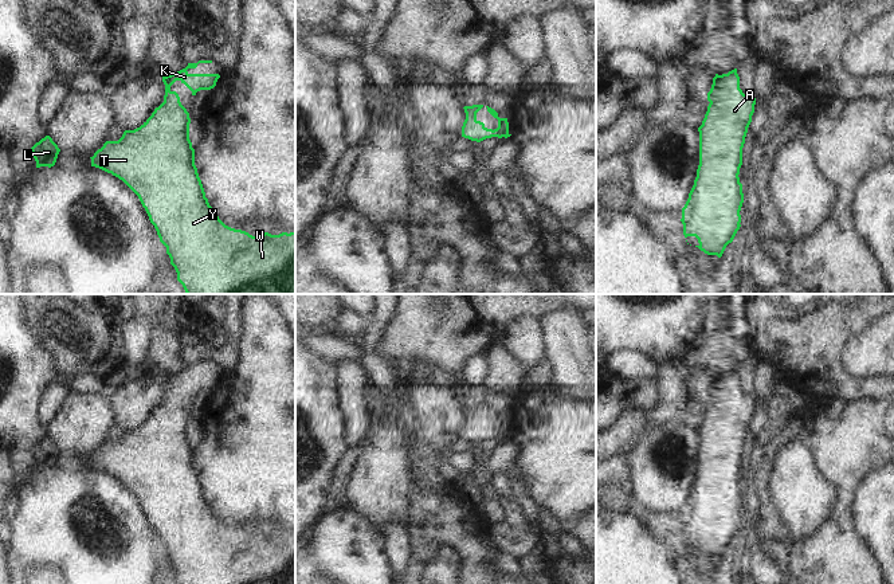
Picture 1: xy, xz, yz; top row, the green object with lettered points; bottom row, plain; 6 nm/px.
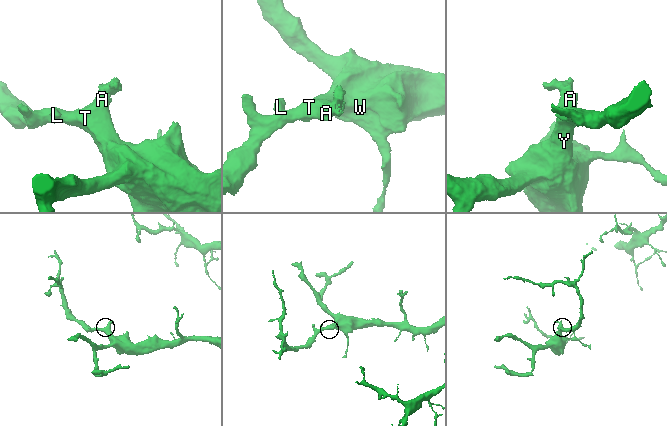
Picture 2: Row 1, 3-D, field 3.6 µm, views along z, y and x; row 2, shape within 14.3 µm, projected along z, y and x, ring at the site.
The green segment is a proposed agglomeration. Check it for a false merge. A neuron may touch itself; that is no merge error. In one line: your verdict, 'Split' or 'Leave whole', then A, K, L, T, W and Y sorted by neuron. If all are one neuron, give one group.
Leave whole. Groups: A K L T W Y

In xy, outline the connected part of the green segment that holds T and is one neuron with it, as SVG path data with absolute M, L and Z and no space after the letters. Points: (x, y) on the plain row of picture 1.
M212 361L188 364L185 369L162 377L165 385L164 403L154 409L140 428L125 431L118 442L106 442L90 458L91 467L118 478L138 497L160 542L166 548L166 554L180 584L295 584L295 533L282 533L279 536L264 533L252 537L246 532L231 529L213 514L205 498L195 466L195 450L189 440L189 413L181 405L179 395L170 391L176 381L184 384L192 392L192 396L196 396L200 391L213 389L220 379L219 375L189 375L187 372L188 369L196 369L199 364L212 364Z

